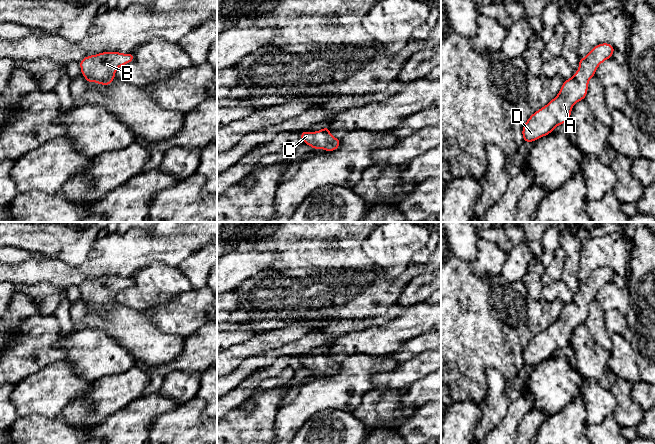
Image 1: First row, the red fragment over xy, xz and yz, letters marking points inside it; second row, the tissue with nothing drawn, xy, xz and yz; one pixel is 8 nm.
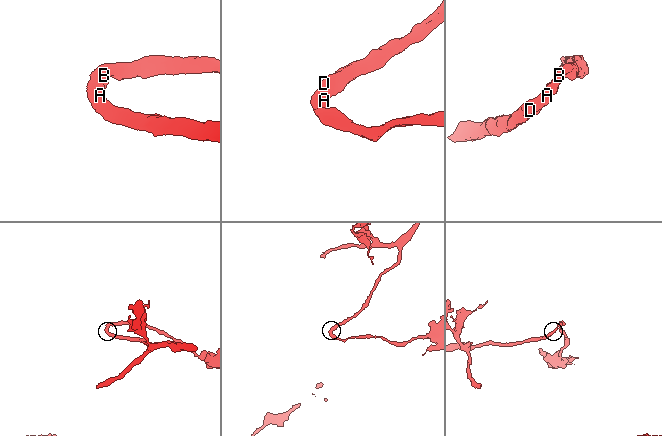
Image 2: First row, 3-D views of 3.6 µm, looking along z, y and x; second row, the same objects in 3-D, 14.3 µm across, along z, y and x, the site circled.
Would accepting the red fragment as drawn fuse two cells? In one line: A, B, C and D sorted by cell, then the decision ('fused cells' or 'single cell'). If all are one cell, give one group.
groups A B C D; single cell

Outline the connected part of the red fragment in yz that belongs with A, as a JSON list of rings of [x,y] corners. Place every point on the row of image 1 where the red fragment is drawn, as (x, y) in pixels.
[[[602,43],[594,46],[585,58],[580,58],[578,71],[564,81],[558,95],[532,114],[524,124],[524,142],[534,142],[570,120],[574,104],[586,97],[589,79],[595,76],[602,62],[612,57],[614,51],[611,44]]]

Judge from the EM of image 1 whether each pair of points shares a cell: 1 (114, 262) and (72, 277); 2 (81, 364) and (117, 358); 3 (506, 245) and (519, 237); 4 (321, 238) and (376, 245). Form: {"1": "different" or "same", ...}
{"1": "same", "2": "same", "3": "same", "4": "different"}

